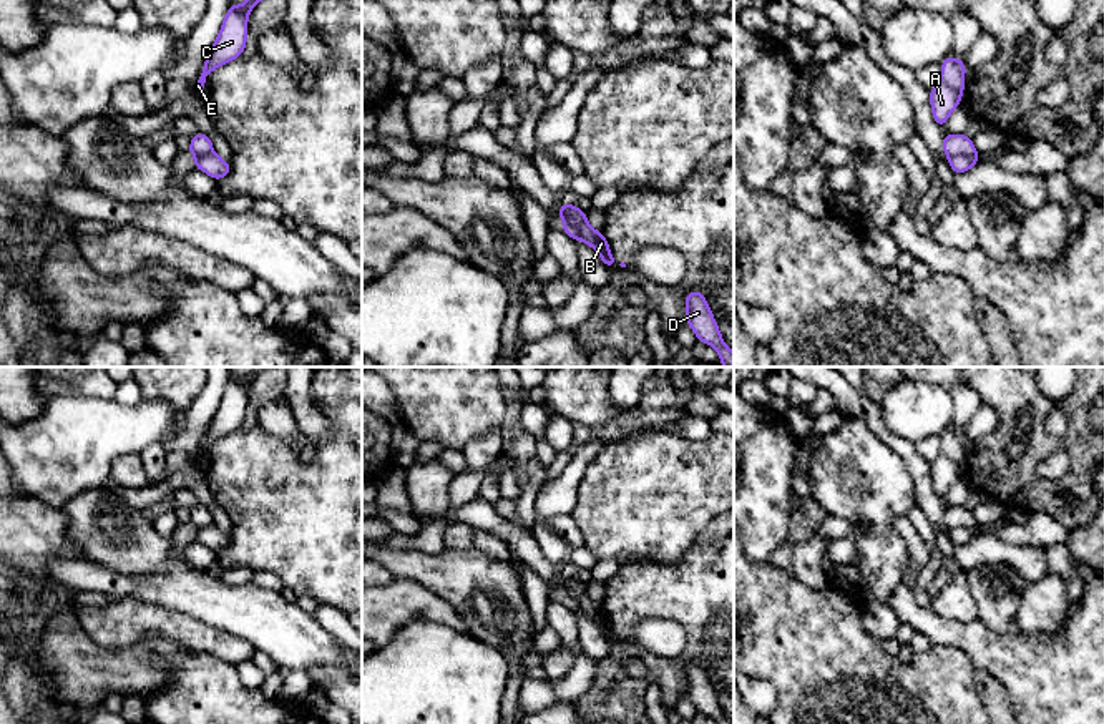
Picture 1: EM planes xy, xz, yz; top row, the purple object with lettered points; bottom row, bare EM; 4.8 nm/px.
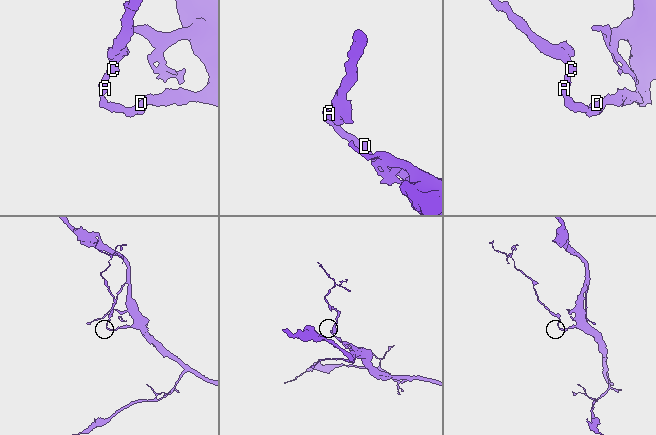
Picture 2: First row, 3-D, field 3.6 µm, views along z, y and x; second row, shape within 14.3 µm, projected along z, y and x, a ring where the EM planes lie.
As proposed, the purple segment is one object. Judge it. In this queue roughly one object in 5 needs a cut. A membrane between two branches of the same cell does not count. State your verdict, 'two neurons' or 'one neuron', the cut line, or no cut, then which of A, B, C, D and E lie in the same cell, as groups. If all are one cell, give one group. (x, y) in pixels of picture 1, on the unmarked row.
two neurons | yz (976, 525), (948, 530) | A C E / B D

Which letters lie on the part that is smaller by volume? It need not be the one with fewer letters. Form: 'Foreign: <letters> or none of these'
Foreign: A, C, E

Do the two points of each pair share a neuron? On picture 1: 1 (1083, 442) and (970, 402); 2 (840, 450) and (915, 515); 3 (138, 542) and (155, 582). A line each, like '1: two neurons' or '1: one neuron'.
1: two neurons
2: two neurons
3: two neurons

